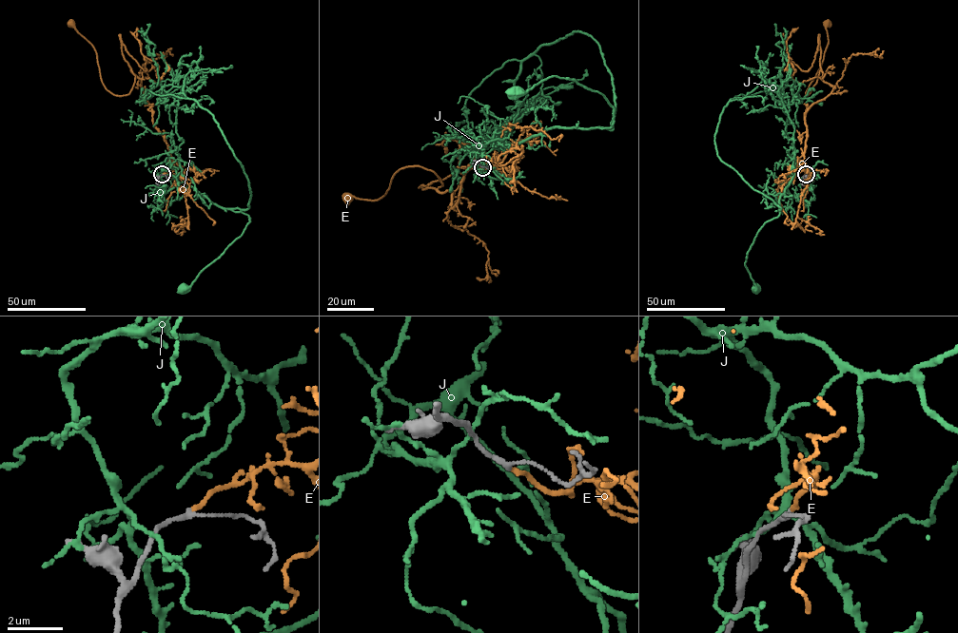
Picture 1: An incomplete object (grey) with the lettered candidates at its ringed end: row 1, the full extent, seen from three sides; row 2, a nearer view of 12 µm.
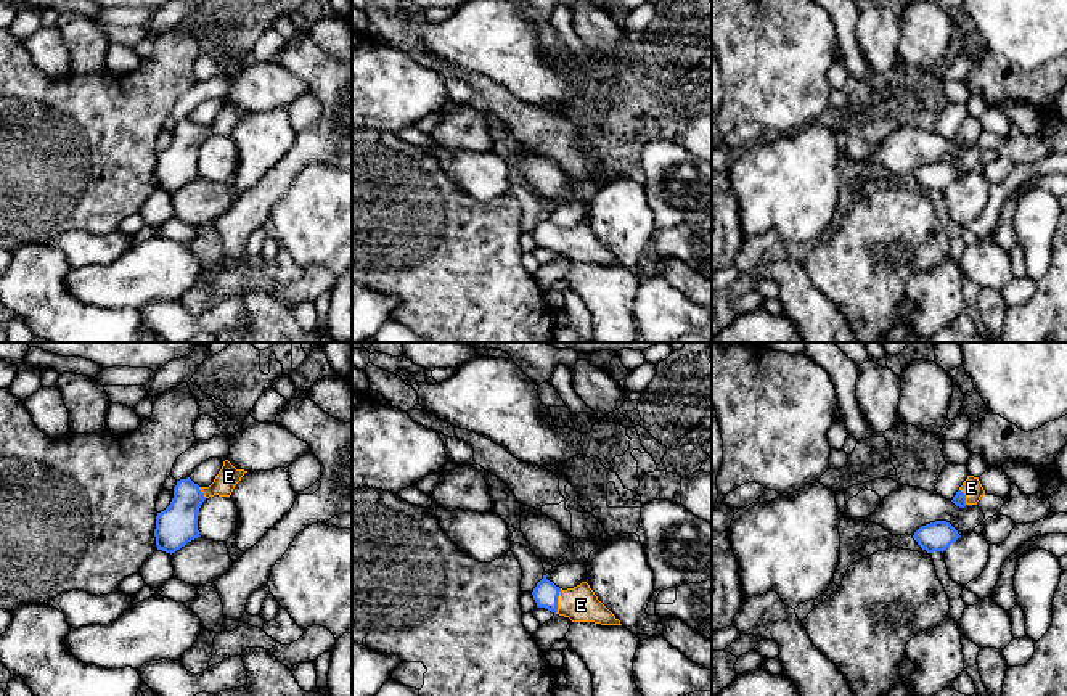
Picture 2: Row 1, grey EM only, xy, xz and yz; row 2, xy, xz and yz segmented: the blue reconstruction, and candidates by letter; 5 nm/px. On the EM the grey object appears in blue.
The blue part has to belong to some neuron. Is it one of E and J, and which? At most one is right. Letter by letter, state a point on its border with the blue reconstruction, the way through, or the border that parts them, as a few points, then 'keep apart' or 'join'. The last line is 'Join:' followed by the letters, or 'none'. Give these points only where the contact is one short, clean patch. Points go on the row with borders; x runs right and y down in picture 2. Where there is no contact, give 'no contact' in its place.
E: contact xz (556, 601); way xz (545, 593), (556, 601), (580, 605); join
J: no contact; keep apart
Join: E

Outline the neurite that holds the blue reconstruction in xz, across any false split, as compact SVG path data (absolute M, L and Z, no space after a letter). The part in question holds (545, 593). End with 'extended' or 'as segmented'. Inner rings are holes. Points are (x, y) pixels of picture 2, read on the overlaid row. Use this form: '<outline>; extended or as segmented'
M543 575L532 592L537 608L569 617L572 622L622 625L620 620L598 600L587 582L562 590Z; extended

